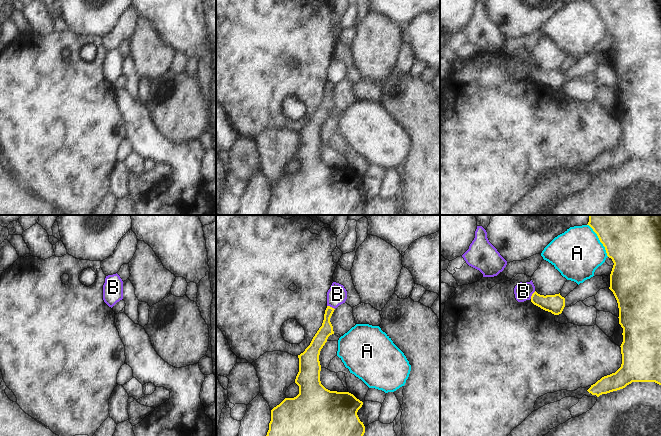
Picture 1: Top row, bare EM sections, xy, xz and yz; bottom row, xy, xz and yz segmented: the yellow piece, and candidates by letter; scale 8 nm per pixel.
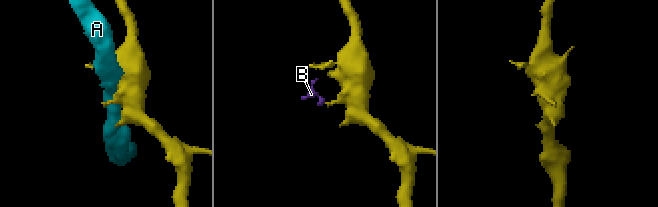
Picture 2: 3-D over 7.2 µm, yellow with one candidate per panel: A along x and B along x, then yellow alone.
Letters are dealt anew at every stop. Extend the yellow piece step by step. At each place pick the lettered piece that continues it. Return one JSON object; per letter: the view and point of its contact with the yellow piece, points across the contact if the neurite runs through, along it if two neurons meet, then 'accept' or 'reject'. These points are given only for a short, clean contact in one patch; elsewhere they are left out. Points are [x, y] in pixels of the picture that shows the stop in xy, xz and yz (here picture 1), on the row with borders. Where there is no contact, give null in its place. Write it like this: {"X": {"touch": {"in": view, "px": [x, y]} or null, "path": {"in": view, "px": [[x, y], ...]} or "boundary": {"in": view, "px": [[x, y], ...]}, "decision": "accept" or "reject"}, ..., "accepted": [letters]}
{"A": {"touch": {"in": "yz", "px": [599, 239]}, "decision": "reject"}, "B": {"touch": {"in": "xz", "px": [331, 307]}, "boundary": {"in": "xz", "px": [[327, 305], [334, 309]]}, "decision": "reject"}, "accepted": []}

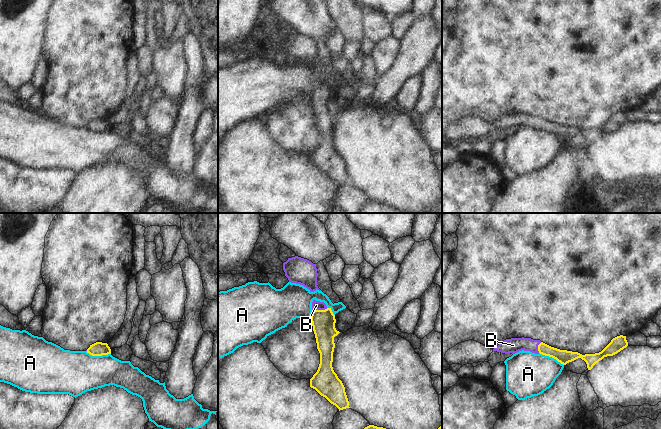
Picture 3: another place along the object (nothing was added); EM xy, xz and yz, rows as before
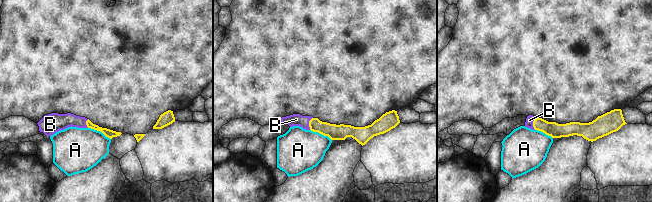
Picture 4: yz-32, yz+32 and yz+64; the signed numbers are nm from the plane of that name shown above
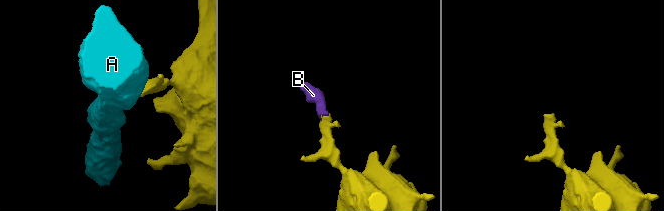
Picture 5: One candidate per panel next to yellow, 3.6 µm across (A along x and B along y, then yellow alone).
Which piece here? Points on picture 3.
{"A": {"touch": {"in": "xy", "px": [98, 355]}, "boundary": {"in": "xy", "px": [[86, 351], [92, 355], [107, 355], [110, 353]]}, "decision": "reject"}, "B": {"touch": {"in": "xz", "px": [319, 310]}, "path": {"in": "xz", "px": [[323, 321], [319, 310], [316, 305]]}, "decision": "accept"}, "accepted": ["B"]}

